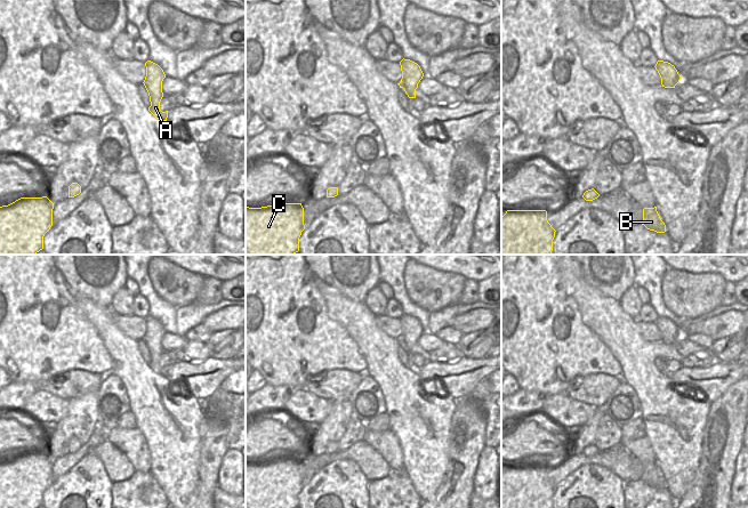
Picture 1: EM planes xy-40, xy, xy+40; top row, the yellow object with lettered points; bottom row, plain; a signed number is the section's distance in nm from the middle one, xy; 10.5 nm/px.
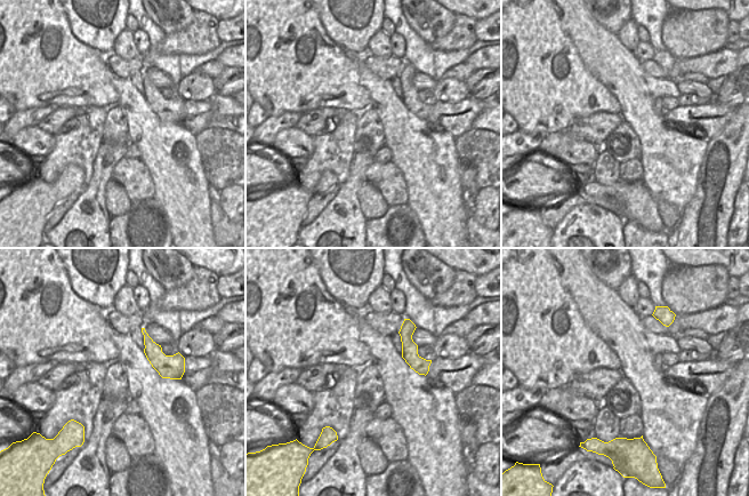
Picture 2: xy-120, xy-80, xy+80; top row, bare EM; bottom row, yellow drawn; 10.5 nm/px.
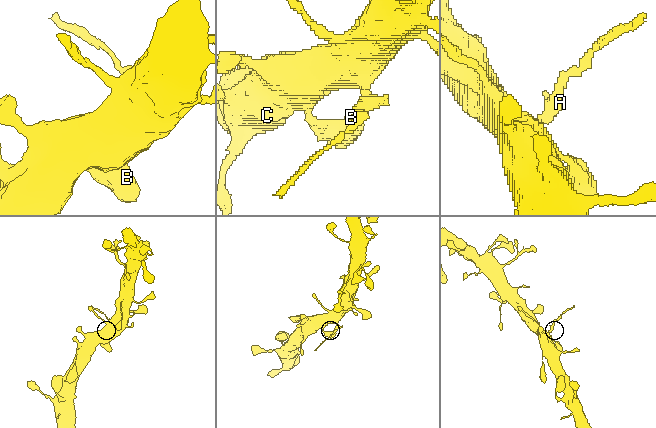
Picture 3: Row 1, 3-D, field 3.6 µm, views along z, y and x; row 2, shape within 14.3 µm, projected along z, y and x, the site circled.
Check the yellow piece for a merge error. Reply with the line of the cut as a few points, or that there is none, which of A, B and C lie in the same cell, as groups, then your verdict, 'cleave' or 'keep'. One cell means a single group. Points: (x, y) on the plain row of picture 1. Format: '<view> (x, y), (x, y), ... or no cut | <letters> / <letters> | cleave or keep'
no cut | A B C | keep

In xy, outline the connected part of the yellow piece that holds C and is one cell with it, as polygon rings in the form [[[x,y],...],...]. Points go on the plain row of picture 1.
[[[301,459],[246,462],[246,508],[298,508],[304,485]]]

